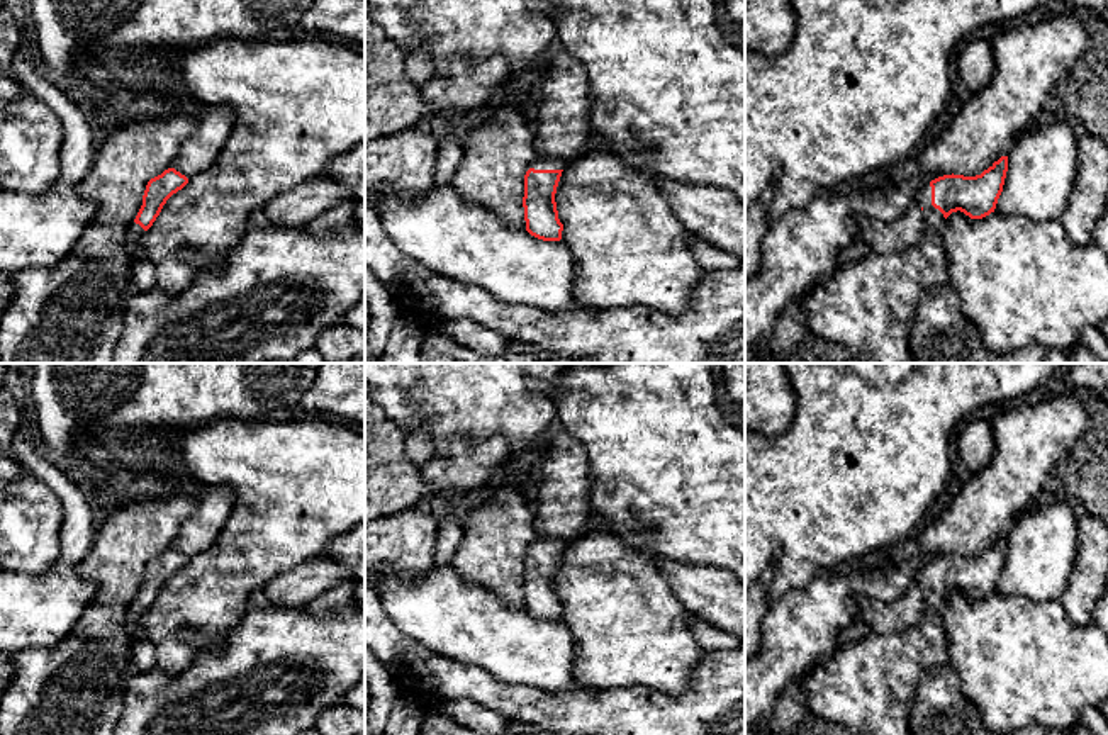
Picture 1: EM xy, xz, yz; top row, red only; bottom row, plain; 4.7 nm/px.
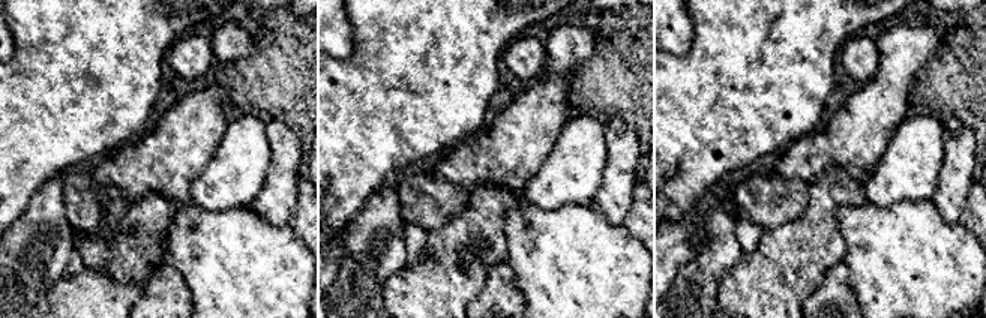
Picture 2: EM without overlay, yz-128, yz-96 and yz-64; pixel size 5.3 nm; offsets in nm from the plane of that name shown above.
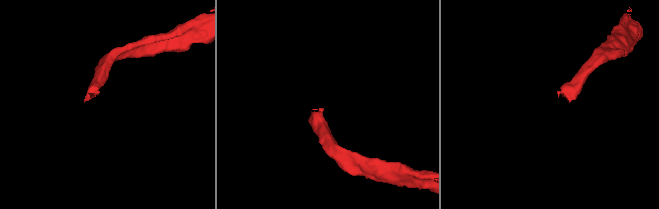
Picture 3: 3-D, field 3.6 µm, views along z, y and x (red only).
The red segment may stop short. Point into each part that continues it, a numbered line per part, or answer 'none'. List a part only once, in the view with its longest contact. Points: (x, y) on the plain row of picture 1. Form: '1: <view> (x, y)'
1: yz (869, 686)

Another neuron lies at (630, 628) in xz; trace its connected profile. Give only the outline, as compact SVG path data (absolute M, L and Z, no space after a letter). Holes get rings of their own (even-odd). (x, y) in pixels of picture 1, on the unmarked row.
M590 531L565 547L555 574L562 623L577 645L575 677L594 691L645 687L680 693L691 672L706 660L706 652L692 633L697 618L677 598L655 557L628 543L616 533Z

